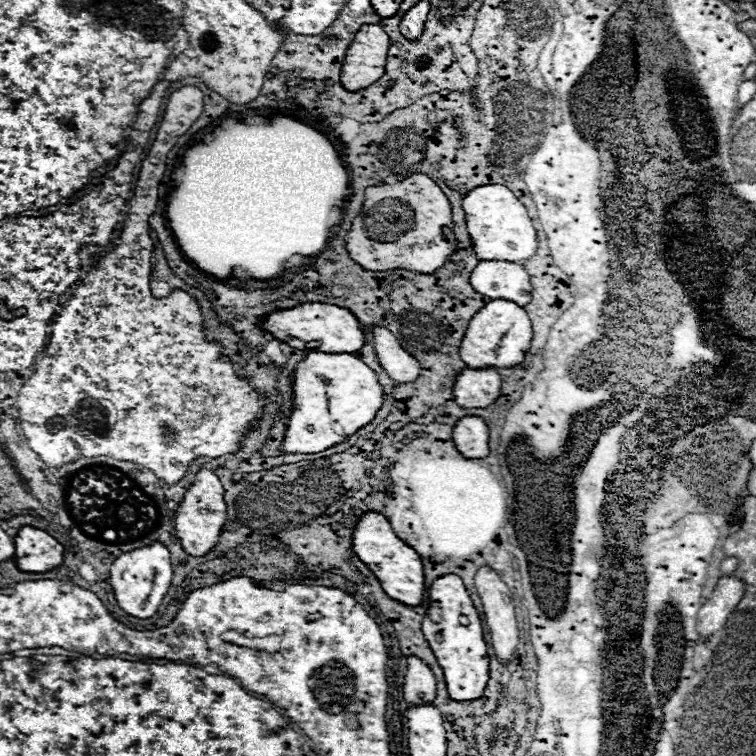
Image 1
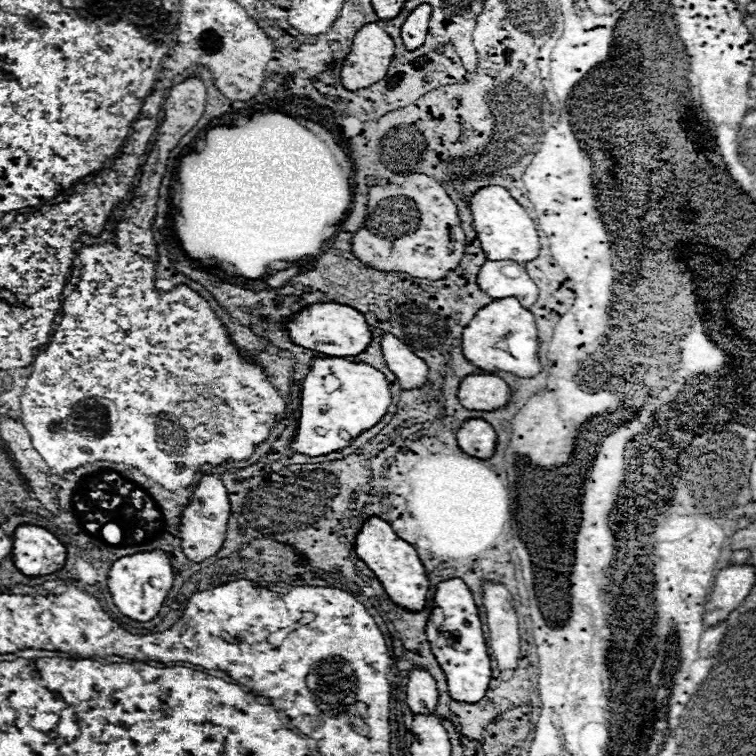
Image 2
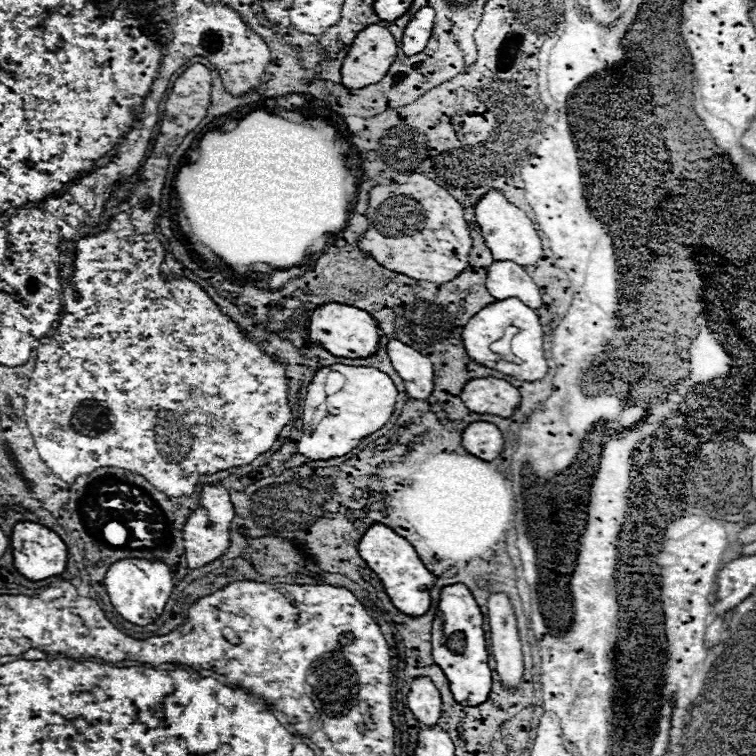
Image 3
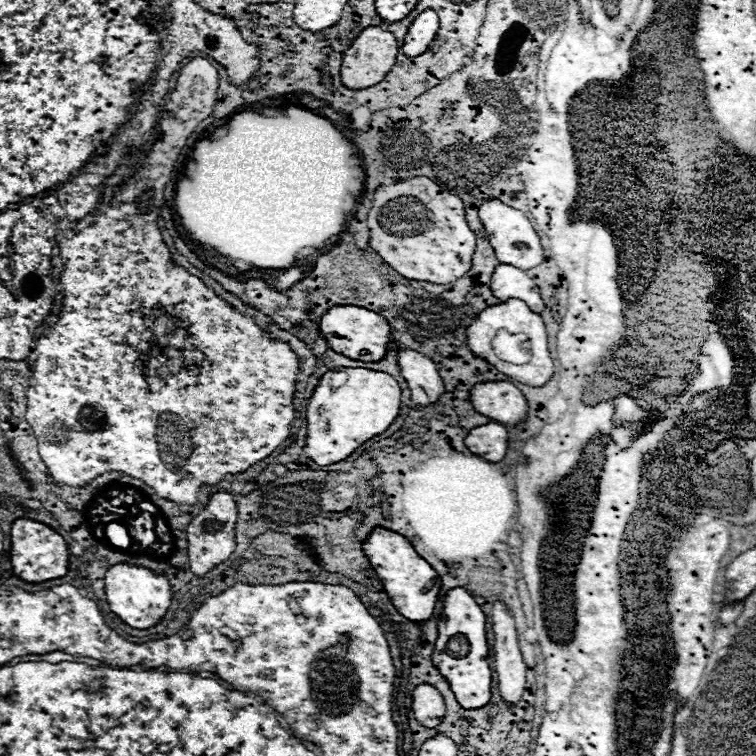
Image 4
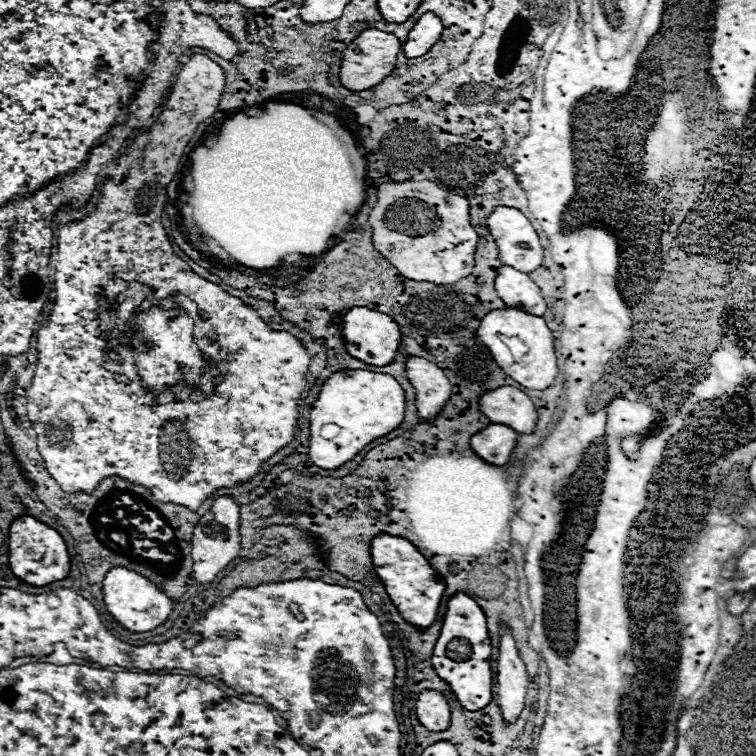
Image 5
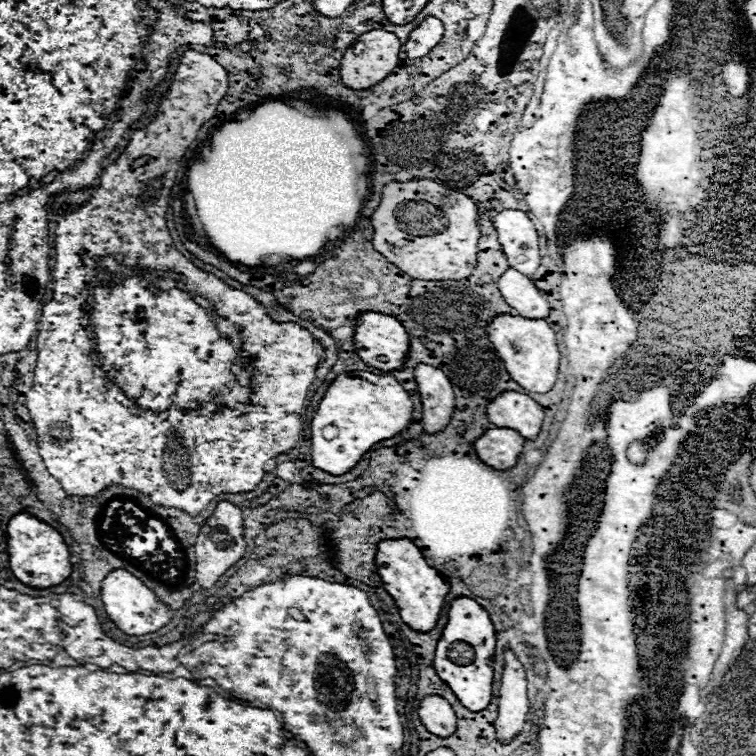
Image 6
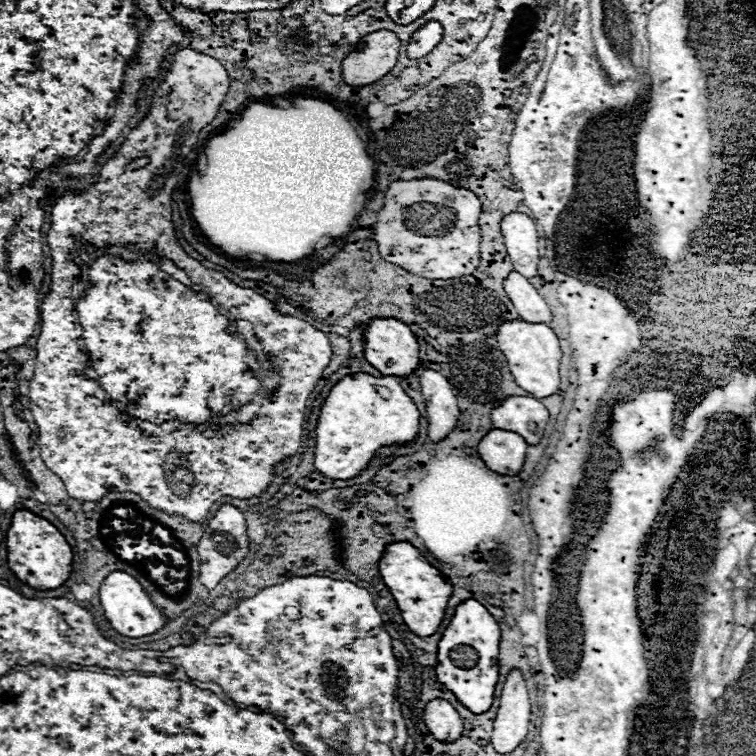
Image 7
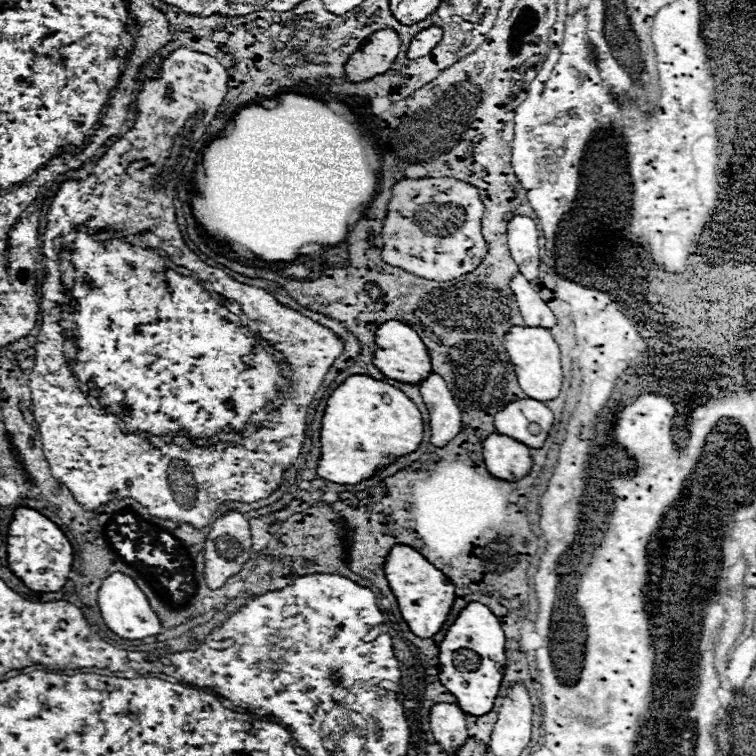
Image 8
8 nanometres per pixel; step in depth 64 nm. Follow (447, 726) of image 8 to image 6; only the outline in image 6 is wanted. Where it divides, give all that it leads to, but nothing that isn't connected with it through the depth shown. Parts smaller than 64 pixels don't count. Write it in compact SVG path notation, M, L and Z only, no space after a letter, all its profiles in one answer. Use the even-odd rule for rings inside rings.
M436 694L424 696L418 708L418 716L426 730L436 736L448 736L456 730L456 714L448 700L442 696Z

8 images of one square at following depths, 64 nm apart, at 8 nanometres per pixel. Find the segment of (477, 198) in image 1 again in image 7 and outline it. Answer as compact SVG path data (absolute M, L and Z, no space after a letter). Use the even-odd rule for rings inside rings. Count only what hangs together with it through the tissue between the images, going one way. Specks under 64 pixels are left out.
M510 212L502 218L500 230L504 236L506 254L510 256L514 270L526 278L534 278L540 260L534 220L522 212Z

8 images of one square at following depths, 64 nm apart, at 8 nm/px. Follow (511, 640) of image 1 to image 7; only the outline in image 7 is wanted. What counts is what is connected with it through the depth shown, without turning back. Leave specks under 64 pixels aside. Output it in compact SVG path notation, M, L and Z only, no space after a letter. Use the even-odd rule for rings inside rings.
M512 670L502 684L500 708L494 720L492 746L498 752L512 752L528 734L530 698L520 670Z

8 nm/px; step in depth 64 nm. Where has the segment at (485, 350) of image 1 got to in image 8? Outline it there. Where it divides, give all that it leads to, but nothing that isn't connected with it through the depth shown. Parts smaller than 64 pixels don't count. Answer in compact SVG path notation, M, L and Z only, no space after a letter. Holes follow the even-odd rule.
M512 326L504 336L504 348L508 350L510 362L514 366L520 388L540 402L552 400L560 394L562 388L562 366L560 366L560 348L548 328L532 326Z

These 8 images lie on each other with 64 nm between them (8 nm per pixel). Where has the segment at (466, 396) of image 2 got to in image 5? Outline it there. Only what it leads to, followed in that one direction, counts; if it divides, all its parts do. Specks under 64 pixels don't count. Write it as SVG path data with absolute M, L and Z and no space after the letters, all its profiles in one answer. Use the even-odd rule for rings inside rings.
M500 386L480 396L480 412L494 424L510 426L516 432L532 432L536 410L532 400L514 386Z

